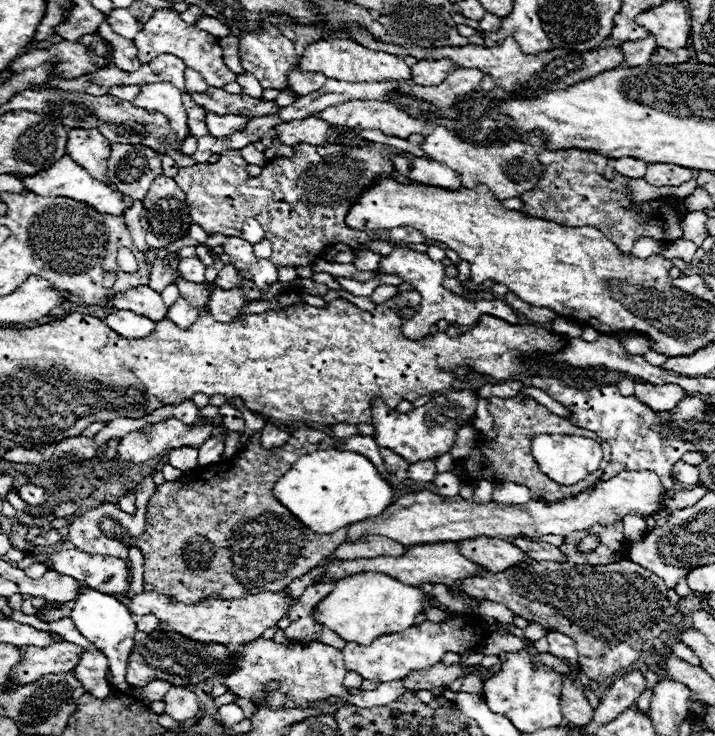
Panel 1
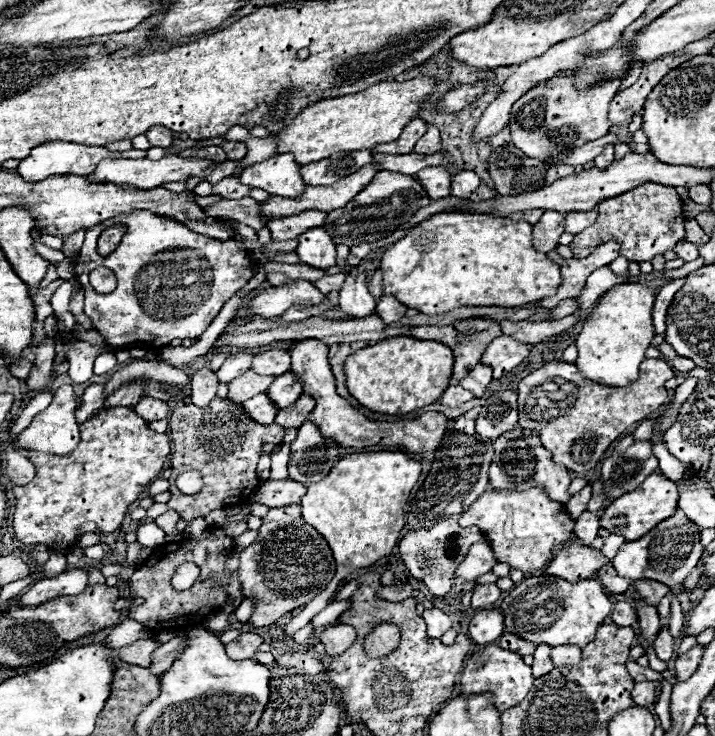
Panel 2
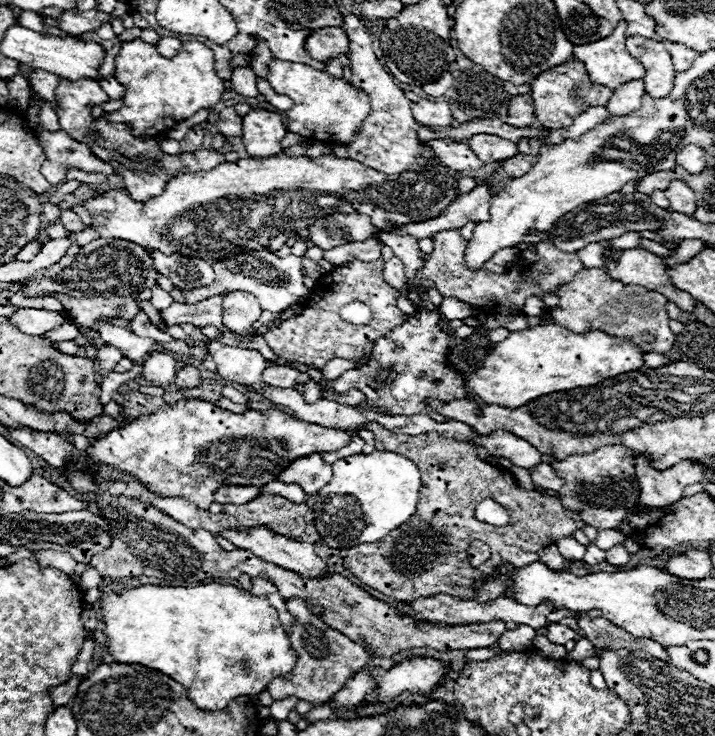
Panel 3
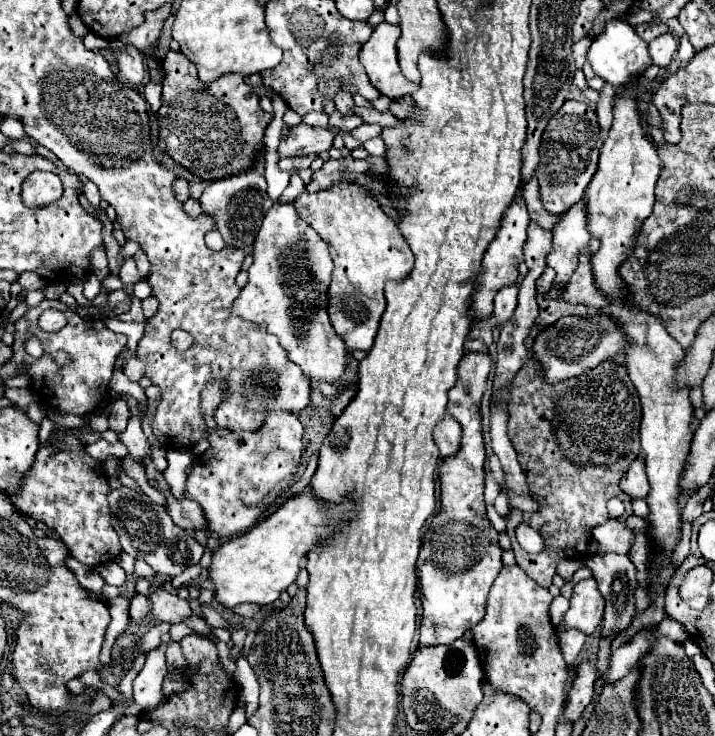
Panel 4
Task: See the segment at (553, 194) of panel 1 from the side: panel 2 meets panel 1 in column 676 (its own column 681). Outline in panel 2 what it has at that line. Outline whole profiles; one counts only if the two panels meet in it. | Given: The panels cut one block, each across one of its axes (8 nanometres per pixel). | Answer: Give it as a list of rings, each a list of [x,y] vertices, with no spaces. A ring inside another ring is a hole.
[[[642,184],[622,196],[604,200],[598,206],[598,220],[586,228],[584,232],[576,234],[570,248],[576,258],[590,256],[592,250],[604,242],[620,242],[620,256],[628,258],[630,262],[648,262],[656,254],[664,254],[672,250],[678,240],[684,238],[684,216],[682,216],[682,200],[672,186],[664,184]]]

